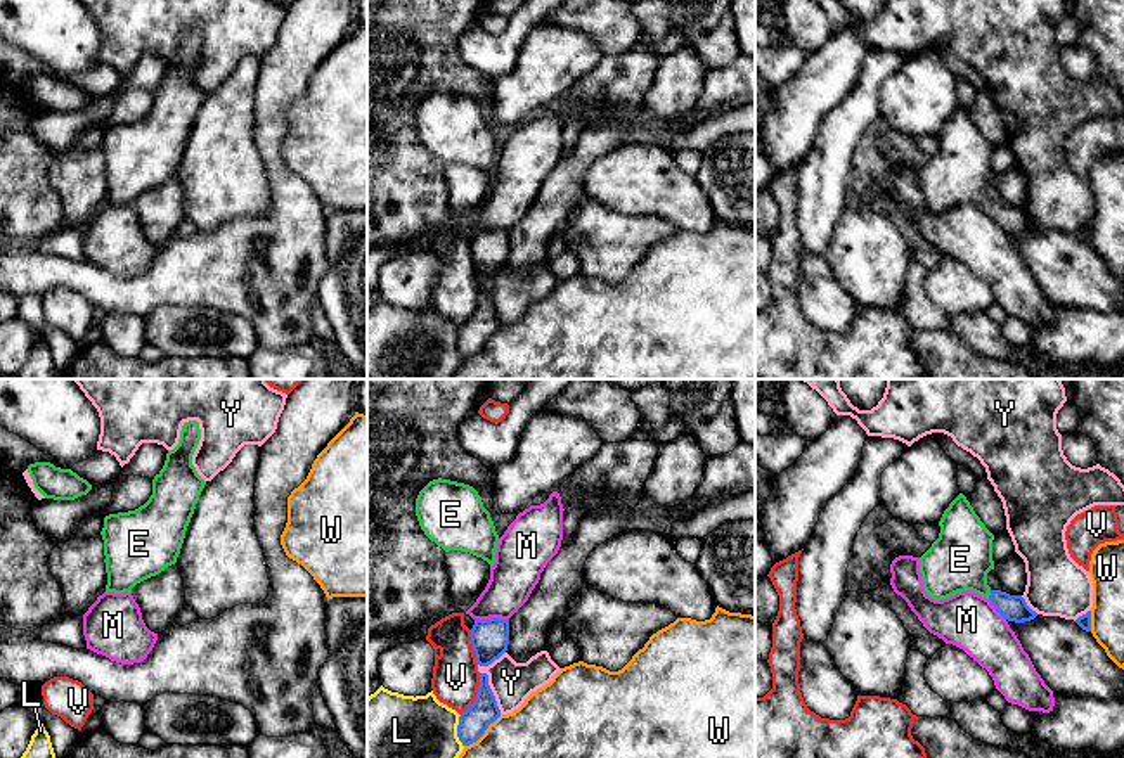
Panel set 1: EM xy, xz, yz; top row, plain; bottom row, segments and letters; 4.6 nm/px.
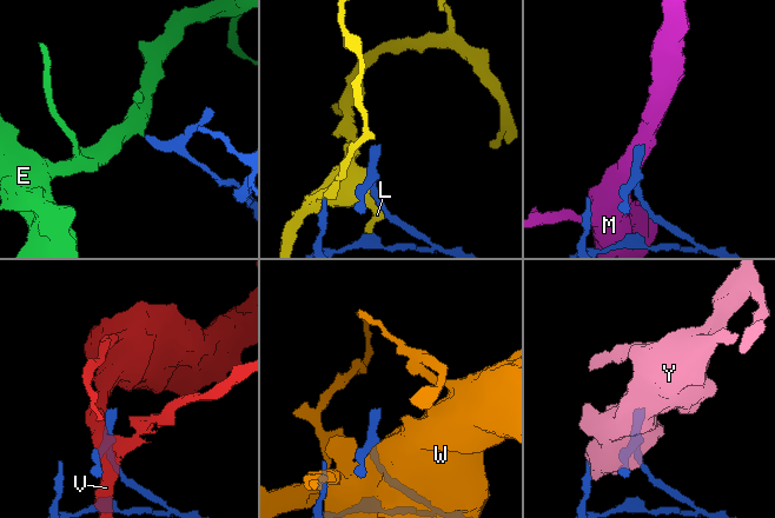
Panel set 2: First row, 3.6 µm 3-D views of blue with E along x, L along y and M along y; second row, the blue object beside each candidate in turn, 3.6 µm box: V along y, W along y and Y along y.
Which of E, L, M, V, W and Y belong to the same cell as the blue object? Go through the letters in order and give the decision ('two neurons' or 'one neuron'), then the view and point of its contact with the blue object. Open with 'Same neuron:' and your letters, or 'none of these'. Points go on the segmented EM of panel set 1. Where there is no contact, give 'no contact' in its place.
Same neuron: E
E: one neuron; meets blue in yz at (991, 594)
L: two neurons; meets blue in xz at (458, 731)
M: two neurons; meets blue in xz at (490, 618)
V: two neurons; meets blue in xz at (477, 694)
W: two neurons; meets blue in xz at (484, 732)
Y: two neurons; meets blue in xz at (490, 691)

